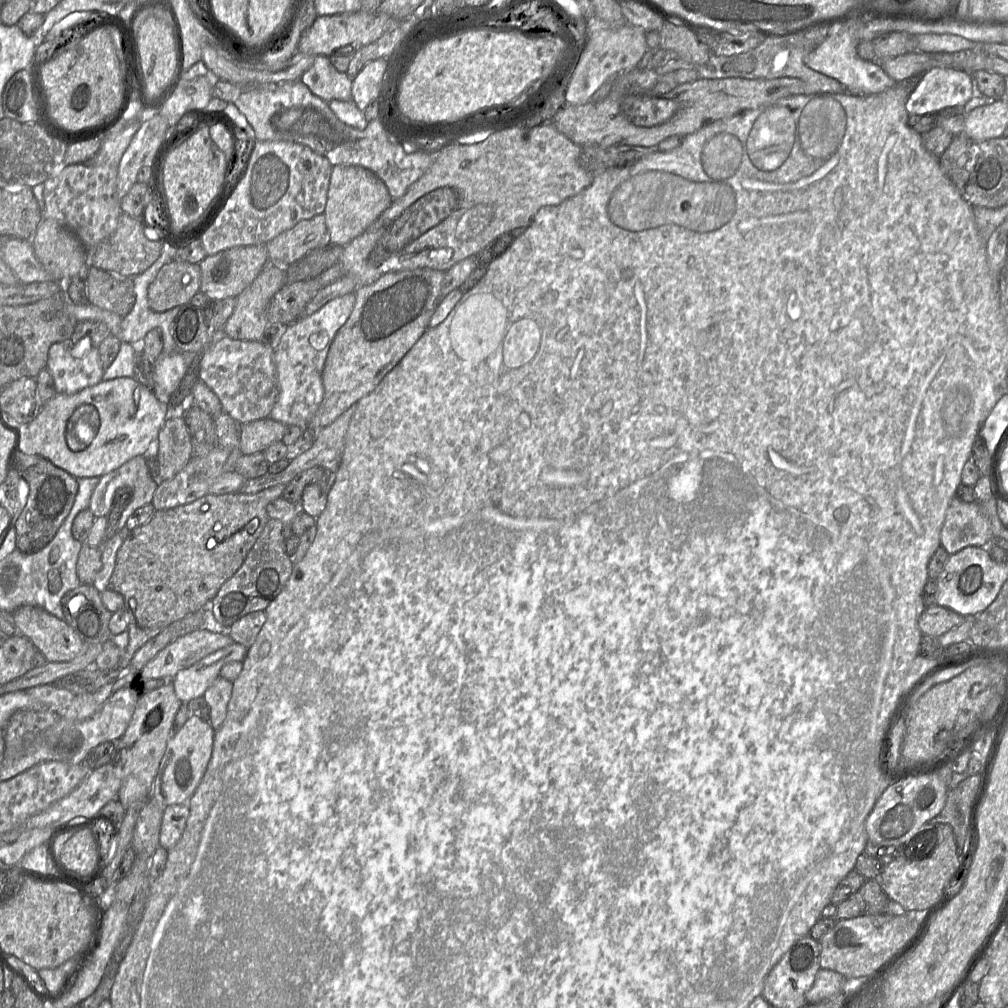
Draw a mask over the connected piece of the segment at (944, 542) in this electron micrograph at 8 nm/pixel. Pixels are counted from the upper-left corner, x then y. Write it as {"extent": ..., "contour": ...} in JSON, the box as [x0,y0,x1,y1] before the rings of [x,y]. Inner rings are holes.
{"extent":[940,496,993,555],"contour":[[[956,496],[951,500],[940,533],[941,546],[949,555],[967,546],[987,547],[993,536],[978,502],[963,502]]]}

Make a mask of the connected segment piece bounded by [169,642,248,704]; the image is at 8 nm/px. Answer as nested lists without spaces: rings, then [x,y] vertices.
[[[236,642],[221,648],[189,668],[181,670],[170,680],[175,694],[182,704],[190,700],[203,697],[211,683],[220,677],[221,668],[231,662],[243,662],[248,649]]]

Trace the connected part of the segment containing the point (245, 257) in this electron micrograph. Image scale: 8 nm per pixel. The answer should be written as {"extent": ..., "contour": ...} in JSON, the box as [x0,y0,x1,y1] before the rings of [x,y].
{"extent":[200,245,269,302],"contour":[[[266,245],[240,246],[206,256],[200,263],[200,292],[211,302],[226,298],[236,298],[242,293],[269,264]]]}

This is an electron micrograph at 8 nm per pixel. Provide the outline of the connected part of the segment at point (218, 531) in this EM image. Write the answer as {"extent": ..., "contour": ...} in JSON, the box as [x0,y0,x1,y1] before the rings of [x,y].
{"extent":[109,486,284,671],"contour":[[[284,486],[255,494],[211,495],[168,510],[156,511],[145,524],[132,530],[116,555],[109,588],[124,597],[128,613],[129,643],[121,651],[119,671],[129,668],[135,653],[170,624],[203,611],[221,586],[243,564],[270,519],[267,505],[281,498]]]}

